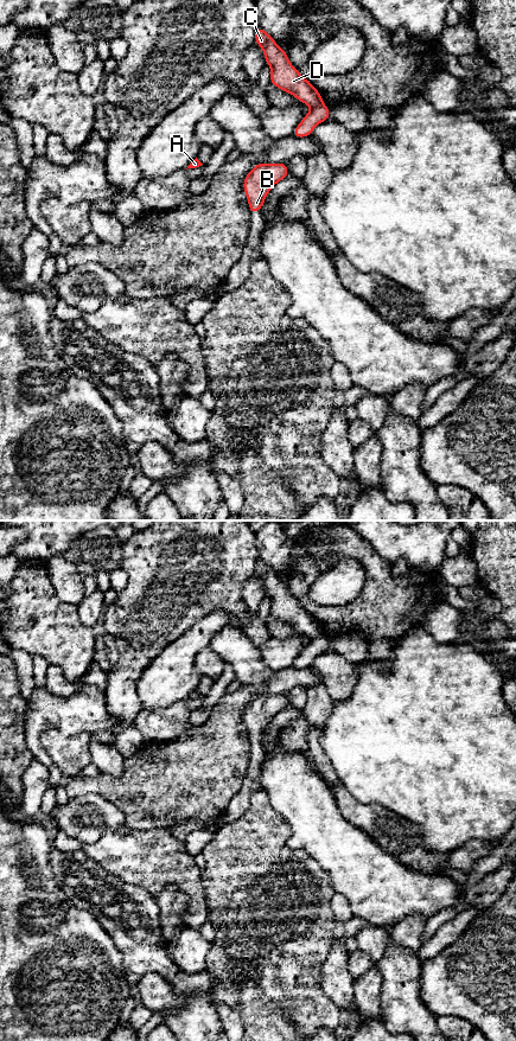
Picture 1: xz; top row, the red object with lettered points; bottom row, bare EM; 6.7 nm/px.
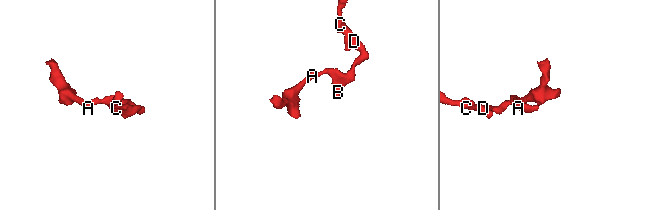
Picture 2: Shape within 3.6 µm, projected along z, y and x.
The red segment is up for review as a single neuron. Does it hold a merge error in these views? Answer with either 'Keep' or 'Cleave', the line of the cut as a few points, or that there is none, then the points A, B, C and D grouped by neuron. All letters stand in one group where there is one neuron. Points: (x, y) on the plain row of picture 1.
Cleave. Split along xz (322, 632), (312, 639). Groups: A B / C D

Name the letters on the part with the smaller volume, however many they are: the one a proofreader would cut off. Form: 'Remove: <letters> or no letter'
Remove: A, B

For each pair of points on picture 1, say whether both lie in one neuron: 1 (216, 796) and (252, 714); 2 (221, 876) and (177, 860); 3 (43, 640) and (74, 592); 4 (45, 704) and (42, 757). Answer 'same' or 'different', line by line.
1: different
2: different
3: different
4: same

